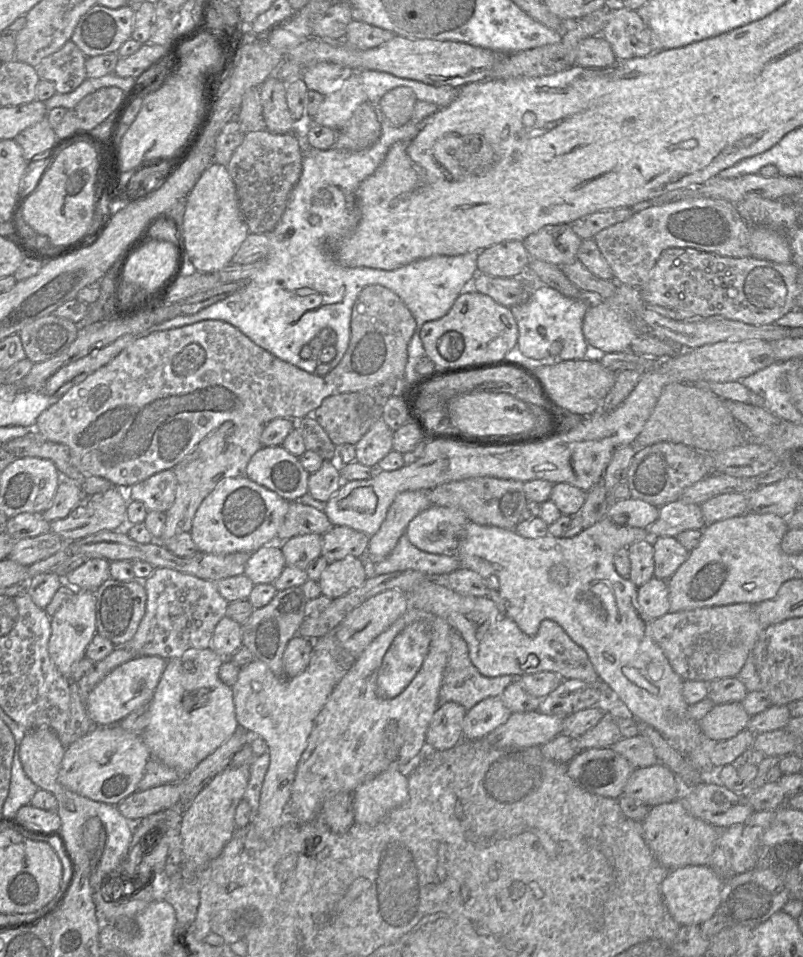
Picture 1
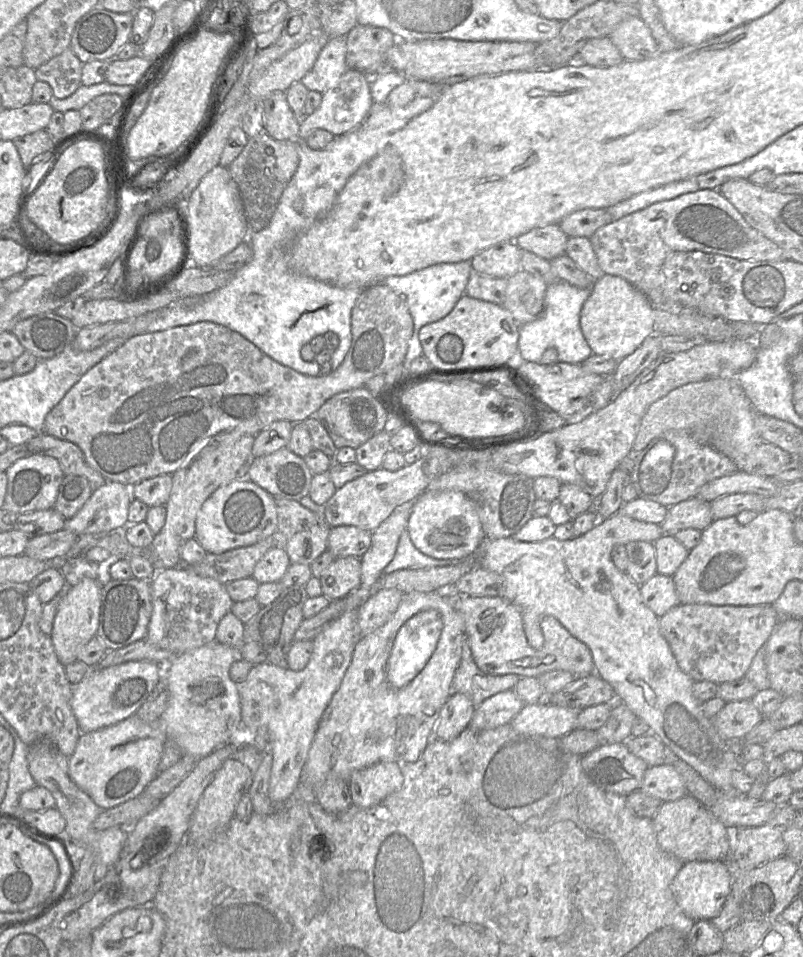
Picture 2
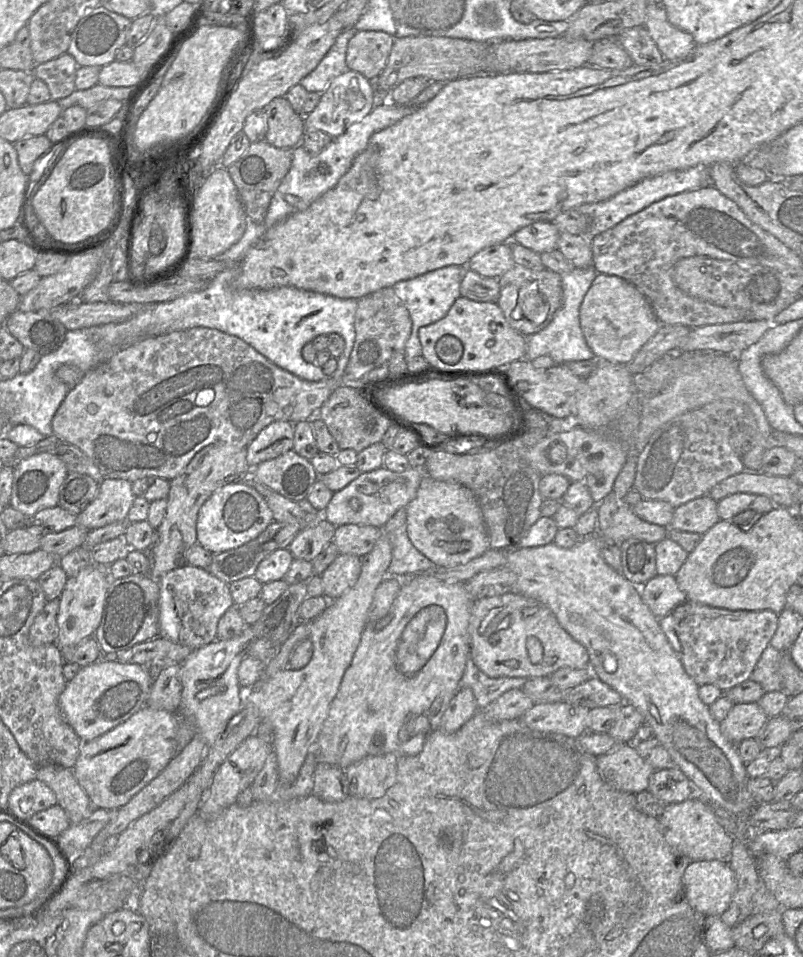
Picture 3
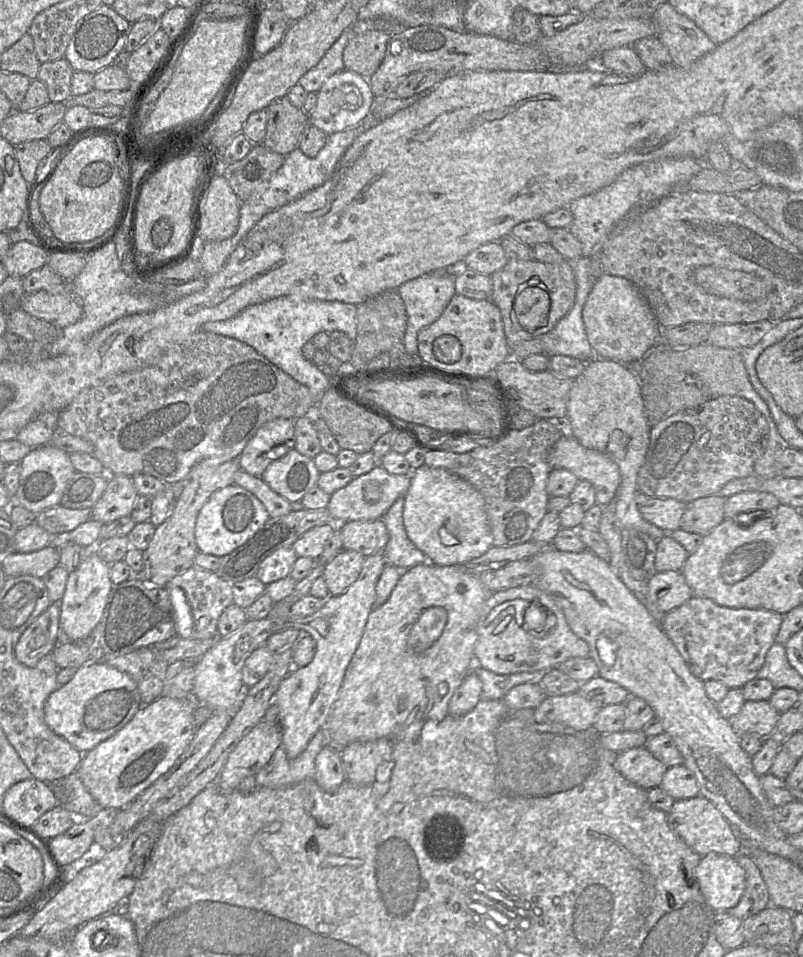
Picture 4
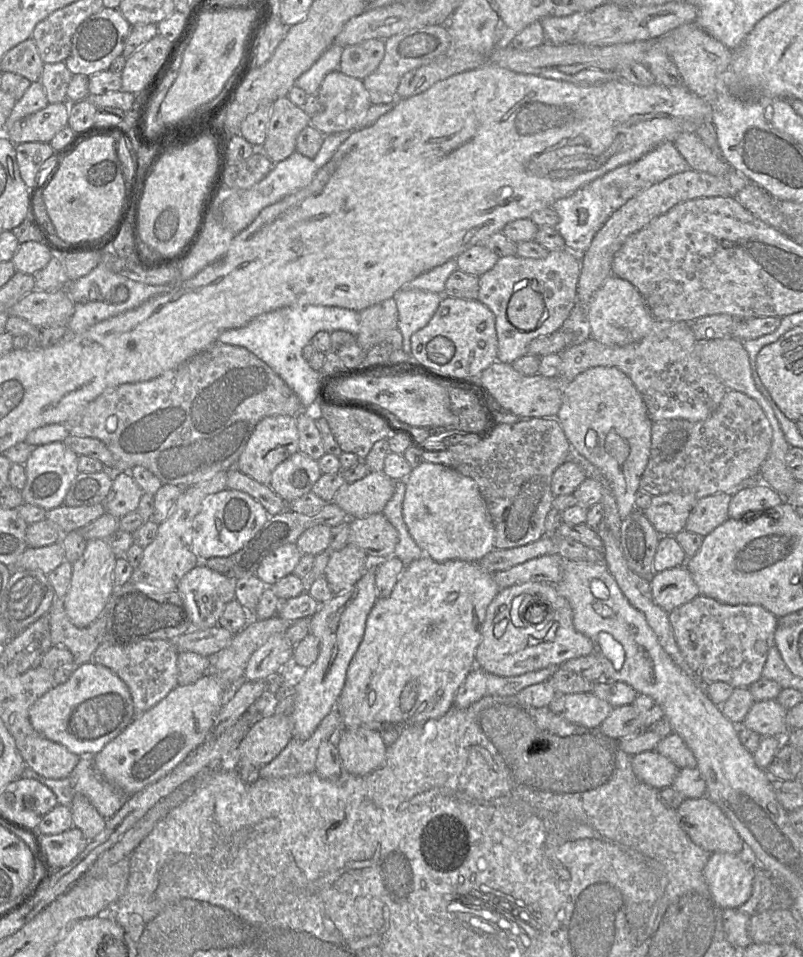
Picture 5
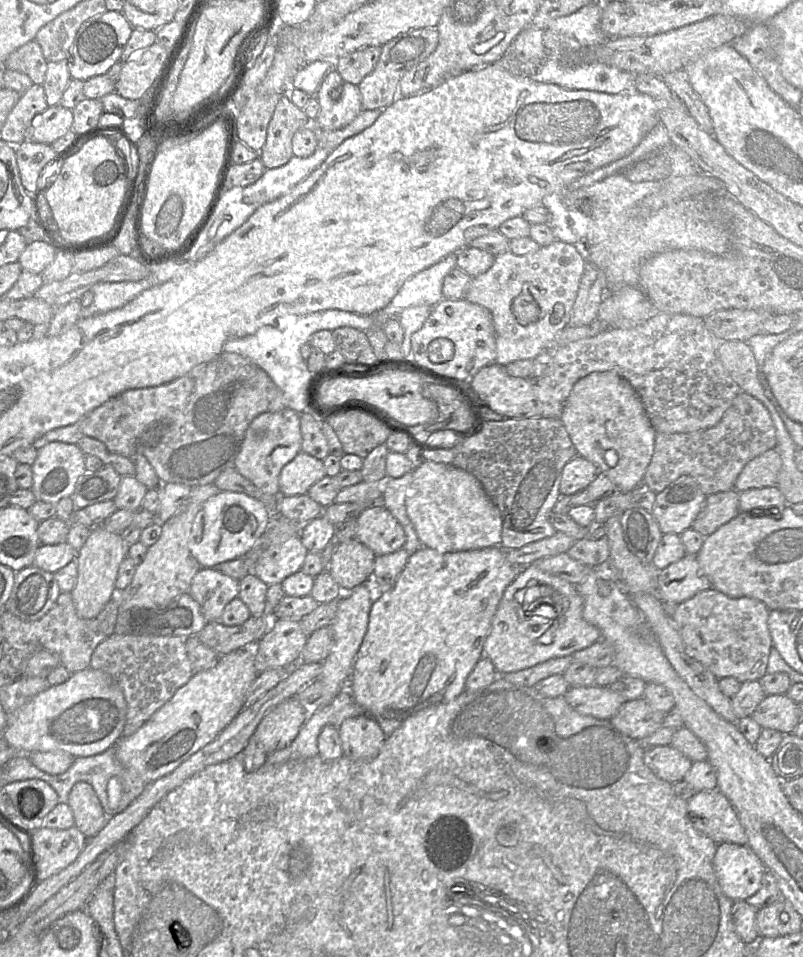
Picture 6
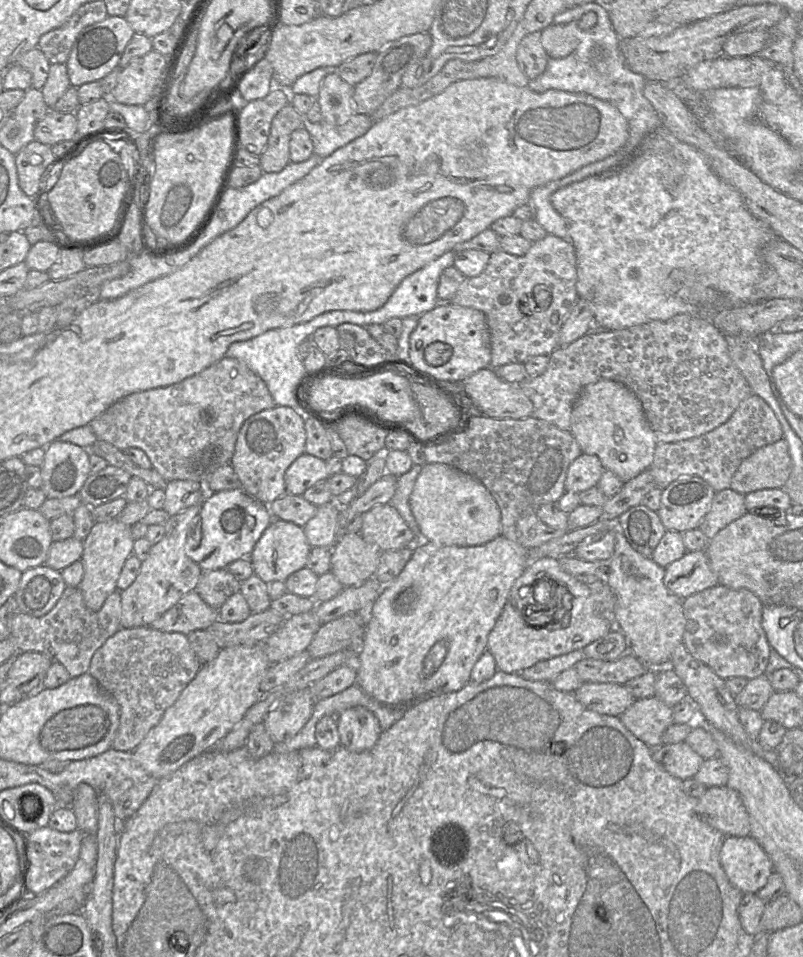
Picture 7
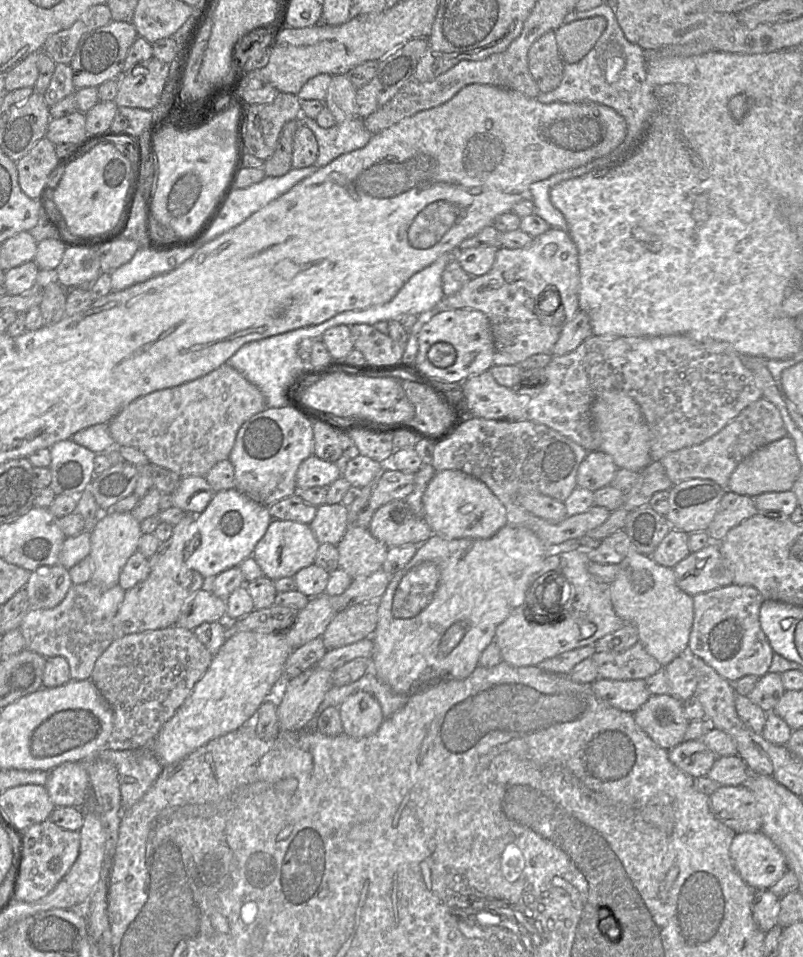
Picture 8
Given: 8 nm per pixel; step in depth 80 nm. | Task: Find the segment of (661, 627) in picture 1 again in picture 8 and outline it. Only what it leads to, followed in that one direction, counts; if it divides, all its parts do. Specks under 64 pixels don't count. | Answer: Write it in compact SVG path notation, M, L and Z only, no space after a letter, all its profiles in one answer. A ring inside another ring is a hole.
M733 583L693 596L694 618L687 652L701 658L720 676L731 683L746 675L761 677L768 673L773 650L760 626L759 612L764 600L764 597L756 588Z

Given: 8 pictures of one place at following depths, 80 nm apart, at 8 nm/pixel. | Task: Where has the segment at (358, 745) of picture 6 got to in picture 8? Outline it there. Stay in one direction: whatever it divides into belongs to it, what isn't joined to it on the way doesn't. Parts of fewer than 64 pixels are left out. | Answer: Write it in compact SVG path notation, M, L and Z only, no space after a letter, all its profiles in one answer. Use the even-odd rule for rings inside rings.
M365 691L352 693L338 709L343 733L353 738L373 735L384 720L378 700Z

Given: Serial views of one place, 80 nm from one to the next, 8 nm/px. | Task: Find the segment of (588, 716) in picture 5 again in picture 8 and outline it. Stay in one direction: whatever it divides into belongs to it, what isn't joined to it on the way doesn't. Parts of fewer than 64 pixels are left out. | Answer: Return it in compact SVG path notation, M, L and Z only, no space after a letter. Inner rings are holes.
M598 678L591 683L591 686L597 698L629 713L634 713L651 697L644 679L612 680Z

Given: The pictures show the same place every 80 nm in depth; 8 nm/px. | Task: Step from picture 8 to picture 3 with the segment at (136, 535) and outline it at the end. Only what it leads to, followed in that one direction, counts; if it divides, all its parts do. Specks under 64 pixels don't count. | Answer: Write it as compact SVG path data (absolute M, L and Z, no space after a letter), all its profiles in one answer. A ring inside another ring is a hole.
M96 564L87 566L74 577L68 577L59 597L60 606L56 619L58 626L56 644L59 648L75 646L83 640L94 636L102 619L110 580L108 566L98 566Z

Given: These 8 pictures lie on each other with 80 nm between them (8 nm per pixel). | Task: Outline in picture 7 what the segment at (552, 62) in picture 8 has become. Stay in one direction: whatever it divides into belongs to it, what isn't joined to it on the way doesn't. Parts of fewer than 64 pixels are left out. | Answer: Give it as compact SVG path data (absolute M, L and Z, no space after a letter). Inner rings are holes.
M536 31L525 36L517 49L518 66L529 80L540 76L549 60L549 56L542 45L541 37L542 31Z

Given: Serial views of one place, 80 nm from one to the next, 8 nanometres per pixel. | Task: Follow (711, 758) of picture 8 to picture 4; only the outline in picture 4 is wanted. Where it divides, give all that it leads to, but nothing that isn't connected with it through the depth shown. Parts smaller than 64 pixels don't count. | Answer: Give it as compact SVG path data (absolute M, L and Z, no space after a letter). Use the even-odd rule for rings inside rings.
M644 747L619 753L614 767L625 779L645 790L659 787L668 769Z

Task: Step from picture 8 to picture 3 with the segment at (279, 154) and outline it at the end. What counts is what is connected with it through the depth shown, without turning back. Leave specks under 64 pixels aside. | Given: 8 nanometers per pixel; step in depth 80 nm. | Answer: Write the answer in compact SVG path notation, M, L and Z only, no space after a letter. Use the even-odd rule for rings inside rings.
M285 97L273 99L263 110L266 114L265 141L281 149L293 149L301 143L305 133L304 116L296 112Z

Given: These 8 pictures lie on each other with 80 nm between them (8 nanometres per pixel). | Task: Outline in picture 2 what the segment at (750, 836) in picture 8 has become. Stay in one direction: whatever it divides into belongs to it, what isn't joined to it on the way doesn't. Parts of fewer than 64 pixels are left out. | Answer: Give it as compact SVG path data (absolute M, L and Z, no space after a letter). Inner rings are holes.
M691 861L681 867L672 882L676 901L685 915L693 919L711 920L716 917L731 891L731 870L724 861Z

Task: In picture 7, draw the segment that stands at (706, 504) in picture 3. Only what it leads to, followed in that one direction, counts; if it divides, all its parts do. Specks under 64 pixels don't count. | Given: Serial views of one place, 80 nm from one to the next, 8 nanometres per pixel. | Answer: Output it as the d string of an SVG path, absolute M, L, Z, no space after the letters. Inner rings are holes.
M730 488L721 490L716 492L710 509L698 529L710 540L720 530L742 517L746 512L743 494Z

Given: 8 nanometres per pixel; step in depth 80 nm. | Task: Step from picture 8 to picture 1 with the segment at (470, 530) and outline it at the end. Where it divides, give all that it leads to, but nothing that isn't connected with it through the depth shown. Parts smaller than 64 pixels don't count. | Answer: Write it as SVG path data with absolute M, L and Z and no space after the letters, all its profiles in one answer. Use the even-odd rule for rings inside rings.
M432 504L409 522L405 534L422 551L455 554L469 522L465 513L458 508Z

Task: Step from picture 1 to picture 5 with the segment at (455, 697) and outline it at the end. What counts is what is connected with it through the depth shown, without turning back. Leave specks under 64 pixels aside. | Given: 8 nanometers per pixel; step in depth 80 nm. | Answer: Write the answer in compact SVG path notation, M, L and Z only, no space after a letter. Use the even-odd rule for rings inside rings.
M560 666L526 672L519 676L497 676L487 673L487 694L498 696L517 695L522 689L547 681Z

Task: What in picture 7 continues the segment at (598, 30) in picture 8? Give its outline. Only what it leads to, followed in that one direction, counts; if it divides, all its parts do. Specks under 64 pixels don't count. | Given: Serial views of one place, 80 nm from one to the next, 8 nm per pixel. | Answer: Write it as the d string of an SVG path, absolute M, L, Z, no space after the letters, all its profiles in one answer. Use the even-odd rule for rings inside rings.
M593 12L567 24L552 23L542 31L542 45L550 58L567 57L577 48L583 32L590 30L596 23L597 15Z

